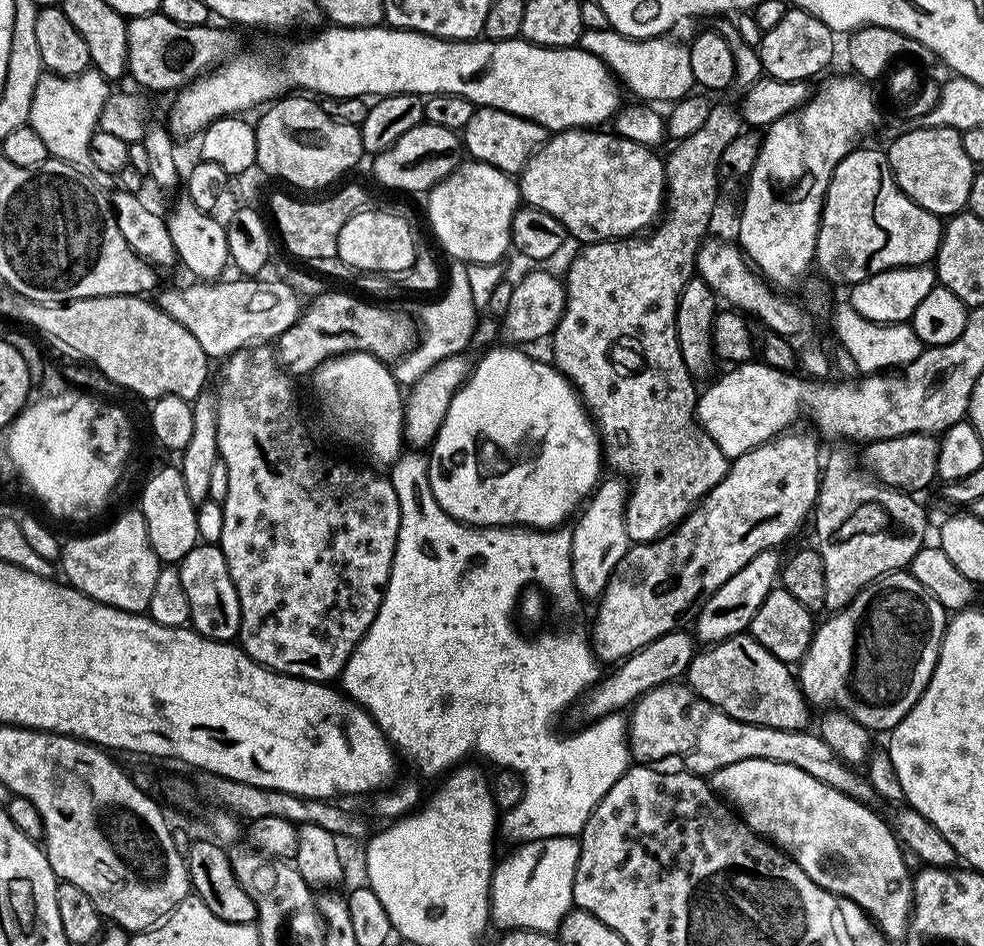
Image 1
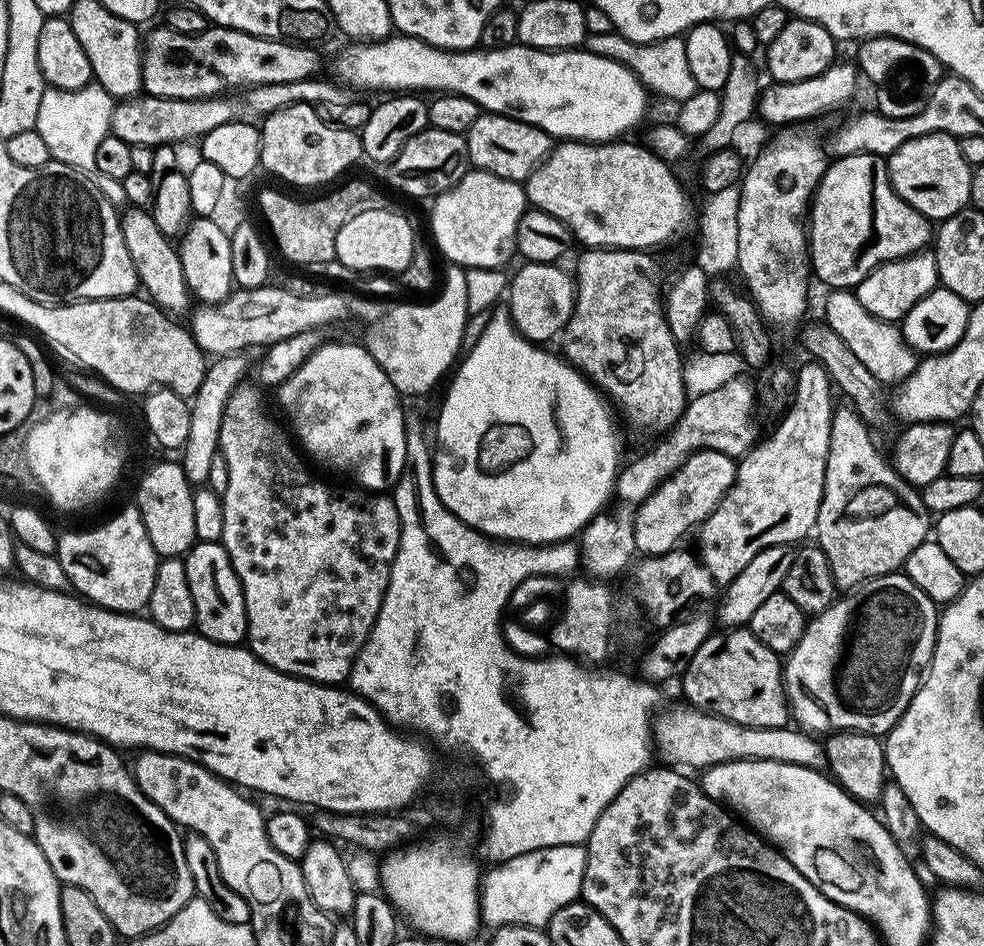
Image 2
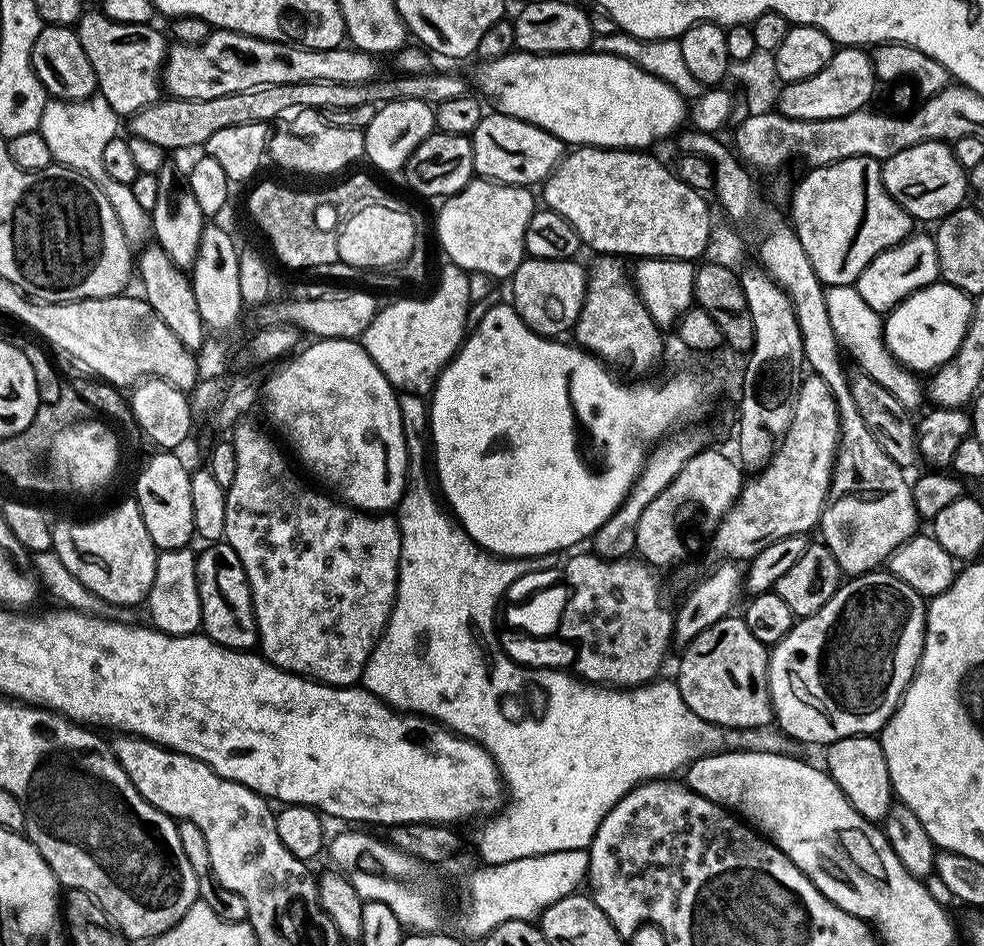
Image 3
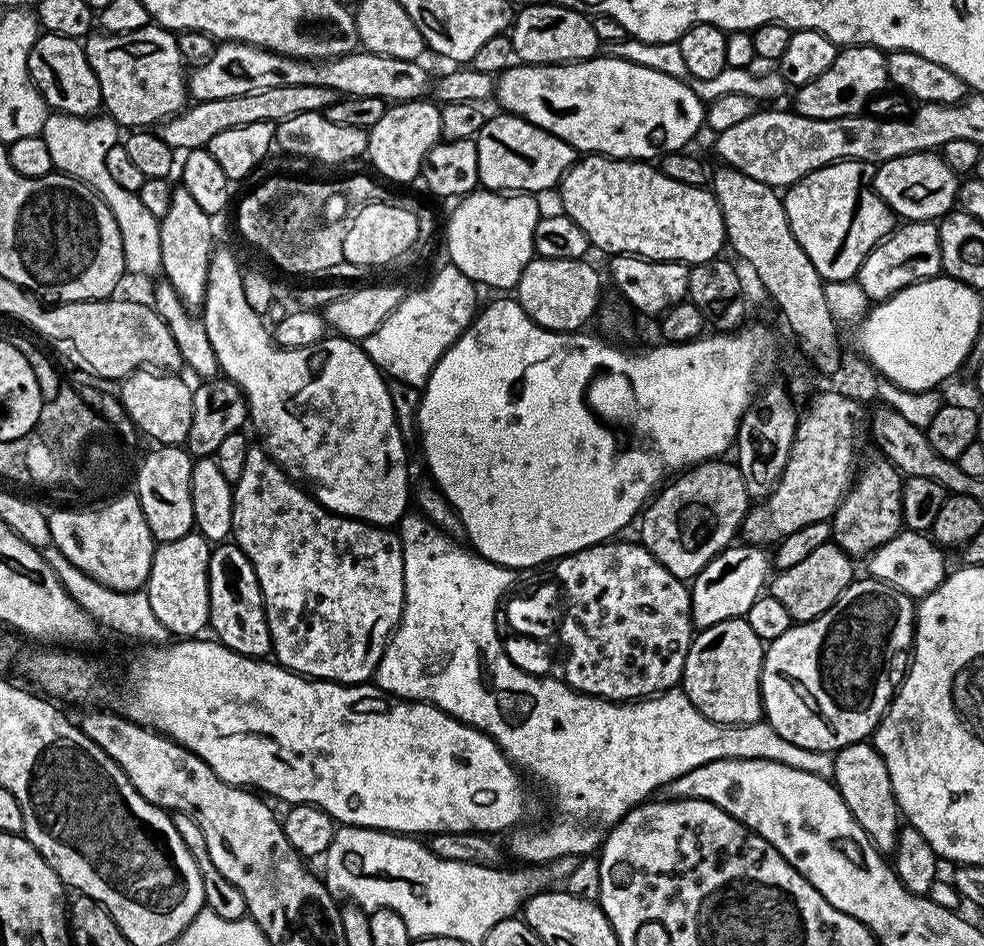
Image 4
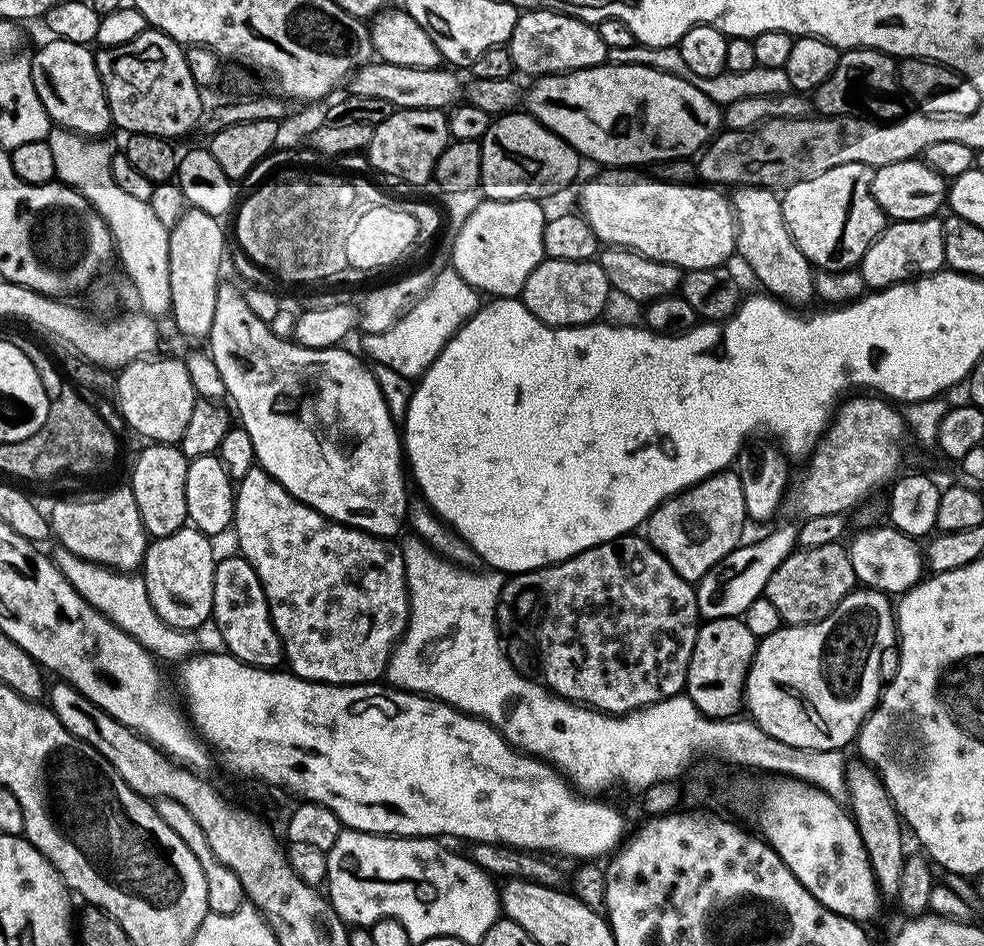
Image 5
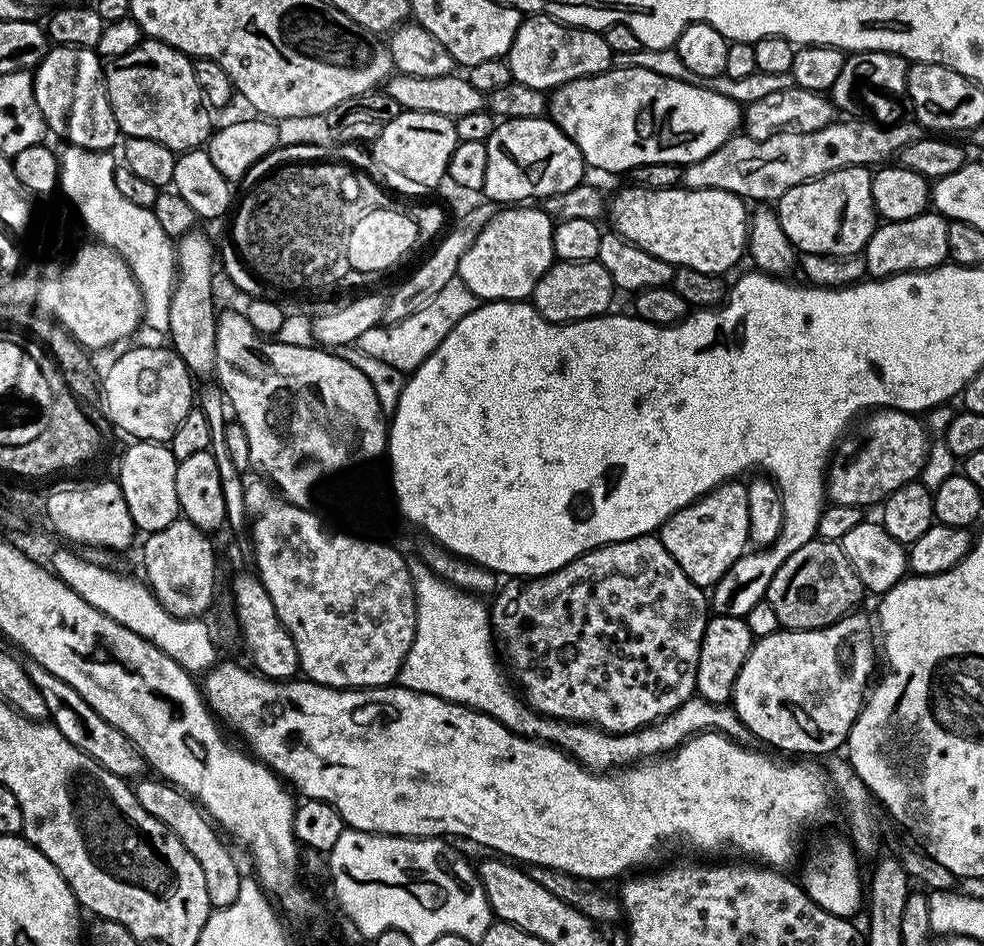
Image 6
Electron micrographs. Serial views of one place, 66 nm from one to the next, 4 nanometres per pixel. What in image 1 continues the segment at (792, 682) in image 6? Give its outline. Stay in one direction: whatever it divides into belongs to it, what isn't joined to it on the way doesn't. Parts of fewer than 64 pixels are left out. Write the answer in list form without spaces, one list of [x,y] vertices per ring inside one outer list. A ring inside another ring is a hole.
[[[901,570],[899,572],[889,572],[887,576],[880,577],[872,584],[867,584],[841,612],[831,613],[827,618],[829,620],[821,628],[819,625],[815,629],[812,645],[808,647],[808,653],[798,664],[798,669],[800,668],[798,684],[805,697],[813,705],[828,704],[824,706],[831,706],[833,709],[846,713],[847,716],[853,716],[859,724],[866,726],[873,733],[884,731],[884,733],[887,733],[889,730],[896,728],[898,722],[902,722],[902,718],[906,718],[906,714],[916,705],[918,698],[924,693],[924,687],[932,681],[932,671],[940,657],[940,643],[944,641],[944,629],[946,627],[944,607],[940,605],[938,598],[934,598],[934,594],[930,594],[930,590],[926,590],[926,586],[922,586],[922,582],[918,582],[918,578],[912,576],[911,571]]]

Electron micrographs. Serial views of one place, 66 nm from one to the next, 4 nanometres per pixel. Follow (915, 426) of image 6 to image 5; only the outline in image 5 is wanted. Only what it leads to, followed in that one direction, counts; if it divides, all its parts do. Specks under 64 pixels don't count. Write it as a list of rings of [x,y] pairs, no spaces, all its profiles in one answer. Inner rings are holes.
[[[856,394],[853,400],[847,400],[837,407],[832,423],[812,449],[811,456],[807,457],[804,477],[797,484],[795,481],[791,489],[790,504],[792,500],[793,506],[801,512],[801,517],[848,514],[851,508],[858,507],[867,496],[874,495],[879,488],[887,489],[901,475],[900,463],[904,460],[904,436],[906,437],[903,411],[887,399],[873,398],[868,394]]]

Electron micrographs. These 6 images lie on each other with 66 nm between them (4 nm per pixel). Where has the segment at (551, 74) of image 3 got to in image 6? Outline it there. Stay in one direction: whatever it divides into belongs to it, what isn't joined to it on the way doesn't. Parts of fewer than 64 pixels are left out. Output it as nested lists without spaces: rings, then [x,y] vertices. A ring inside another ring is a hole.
[[[611,67],[602,74],[578,78],[574,82],[563,84],[560,88],[553,88],[548,96],[546,112],[550,119],[571,138],[574,146],[578,146],[585,165],[589,169],[597,168],[600,172],[620,172],[620,174],[627,174],[631,168],[646,166],[654,162],[666,162],[667,164],[678,164],[681,166],[698,162],[702,158],[706,158],[706,154],[718,150],[718,146],[725,144],[731,136],[737,135],[738,129],[742,124],[741,105],[728,96],[718,94],[711,86],[701,86],[696,82],[675,80],[674,78],[662,78],[662,74],[654,74],[654,70],[634,70],[633,68],[618,70]]]

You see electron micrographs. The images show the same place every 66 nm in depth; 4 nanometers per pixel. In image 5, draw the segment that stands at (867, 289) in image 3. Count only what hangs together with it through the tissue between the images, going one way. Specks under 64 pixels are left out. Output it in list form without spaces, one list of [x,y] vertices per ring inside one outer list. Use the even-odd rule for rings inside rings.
[[[935,215],[889,223],[860,259],[858,271],[869,289],[879,290],[915,280],[917,276],[931,276],[944,267],[944,222]]]

